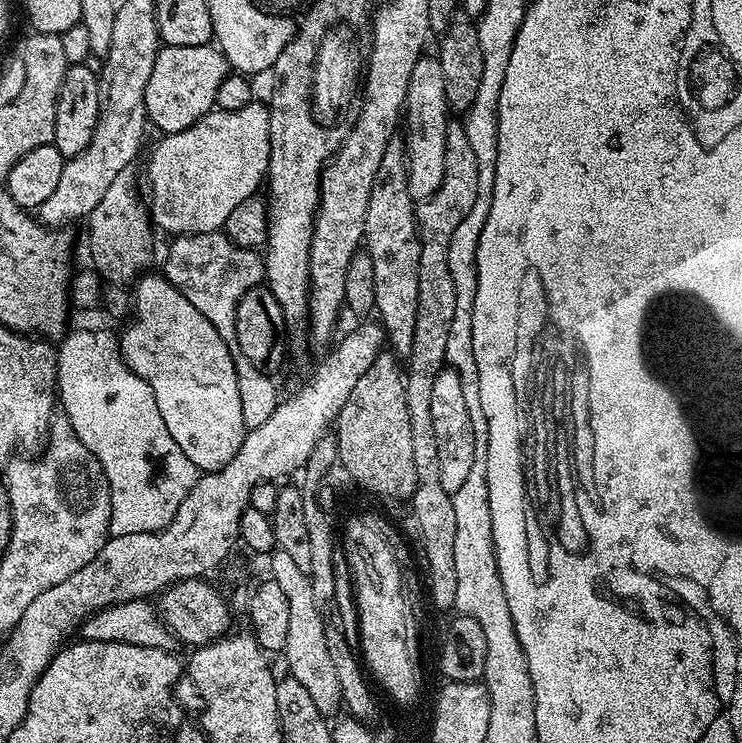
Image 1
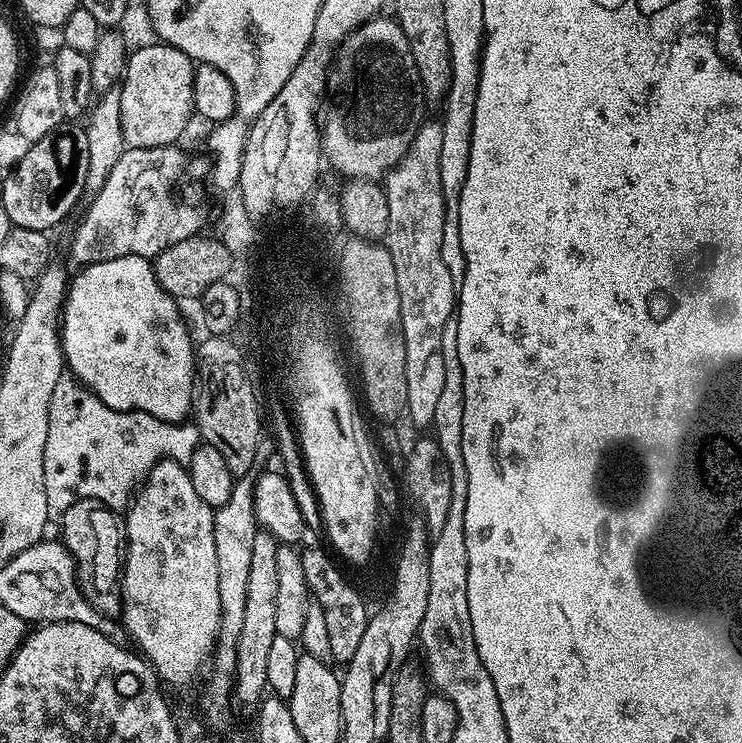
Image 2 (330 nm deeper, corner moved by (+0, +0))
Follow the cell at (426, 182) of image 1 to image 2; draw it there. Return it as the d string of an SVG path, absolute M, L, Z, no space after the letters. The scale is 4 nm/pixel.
M384 19L368 20L360 28L355 28L339 44L328 68L326 91L322 97L320 147L323 159L327 163L329 160L333 170L341 172L344 178L379 181L387 176L406 154L414 134L425 119L426 101L420 91L418 66L414 66L410 42L406 42L406 34L402 34L395 19Z

